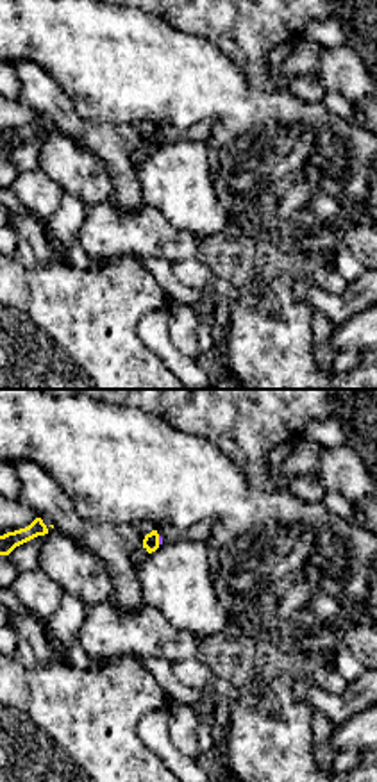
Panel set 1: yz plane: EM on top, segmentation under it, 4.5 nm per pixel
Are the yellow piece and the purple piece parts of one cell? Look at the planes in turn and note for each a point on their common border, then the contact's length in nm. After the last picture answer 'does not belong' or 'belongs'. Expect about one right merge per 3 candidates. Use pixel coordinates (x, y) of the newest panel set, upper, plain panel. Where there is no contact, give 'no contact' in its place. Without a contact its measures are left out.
meets yellow at (158, 140); contact 40 nm long

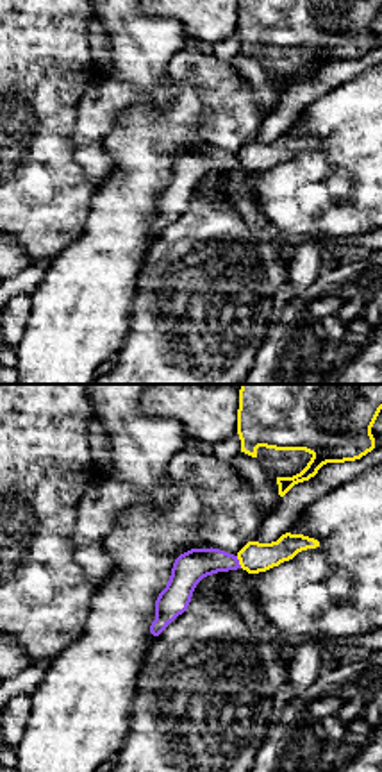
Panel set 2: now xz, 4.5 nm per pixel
meets yellow at (240, 161); contact 60 nm long

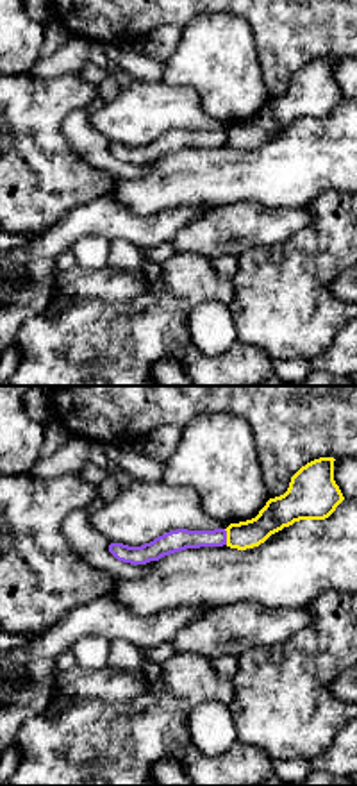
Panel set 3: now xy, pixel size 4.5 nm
meets yellow at (227, 136); contact 70 nm long

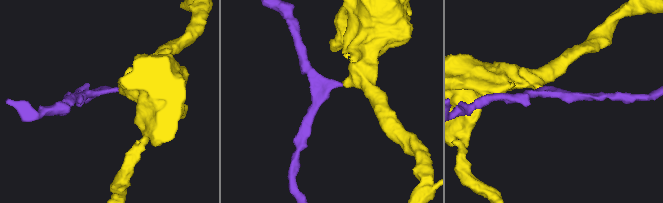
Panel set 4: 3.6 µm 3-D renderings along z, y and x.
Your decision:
does not belong

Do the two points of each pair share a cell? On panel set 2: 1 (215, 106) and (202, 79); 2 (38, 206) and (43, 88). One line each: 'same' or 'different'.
1: same
2: same

